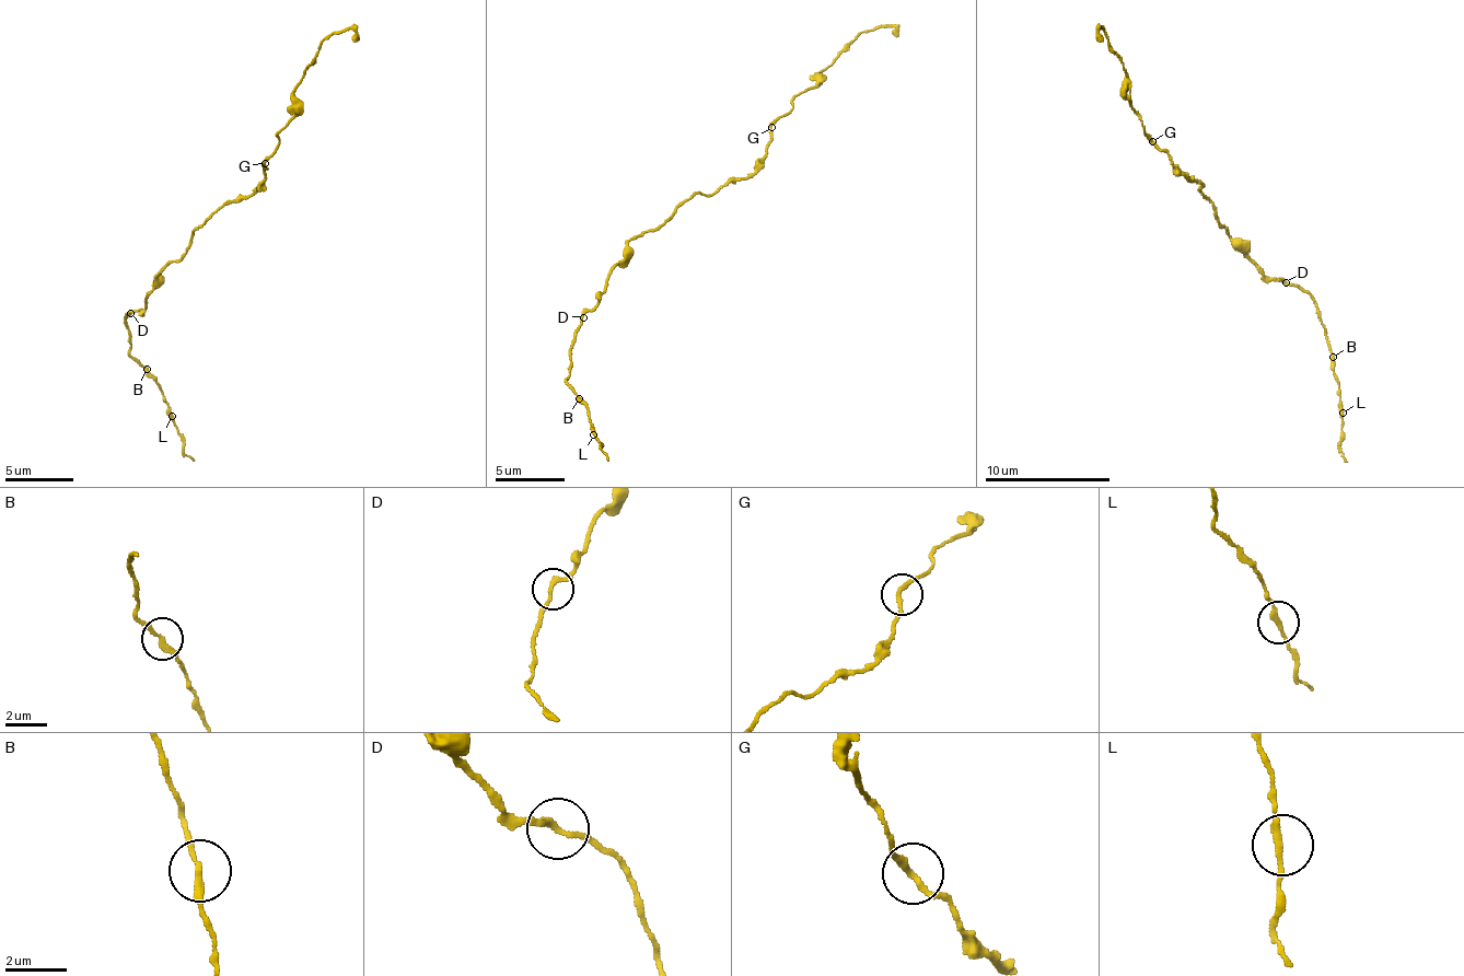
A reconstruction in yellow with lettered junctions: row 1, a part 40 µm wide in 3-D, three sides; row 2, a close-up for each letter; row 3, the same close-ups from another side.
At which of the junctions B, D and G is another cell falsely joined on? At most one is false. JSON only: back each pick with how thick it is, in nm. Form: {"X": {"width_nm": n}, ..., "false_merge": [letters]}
{"B": {"width_nm": 240}, "false_merge": ["B"]}

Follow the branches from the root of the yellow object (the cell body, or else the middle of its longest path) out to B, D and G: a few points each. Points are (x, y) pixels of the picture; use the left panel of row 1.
B: (192, 236), (188, 252), (157, 277), (157, 286), (146, 295), (148, 306), (124, 320), (130, 355), (146, 369)
D: (192, 236), (188, 252), (157, 277), (157, 286), (146, 295), (148, 306), (130, 313)
G: (192, 236), (192, 231), (213, 213), (262, 184), (265, 163)

